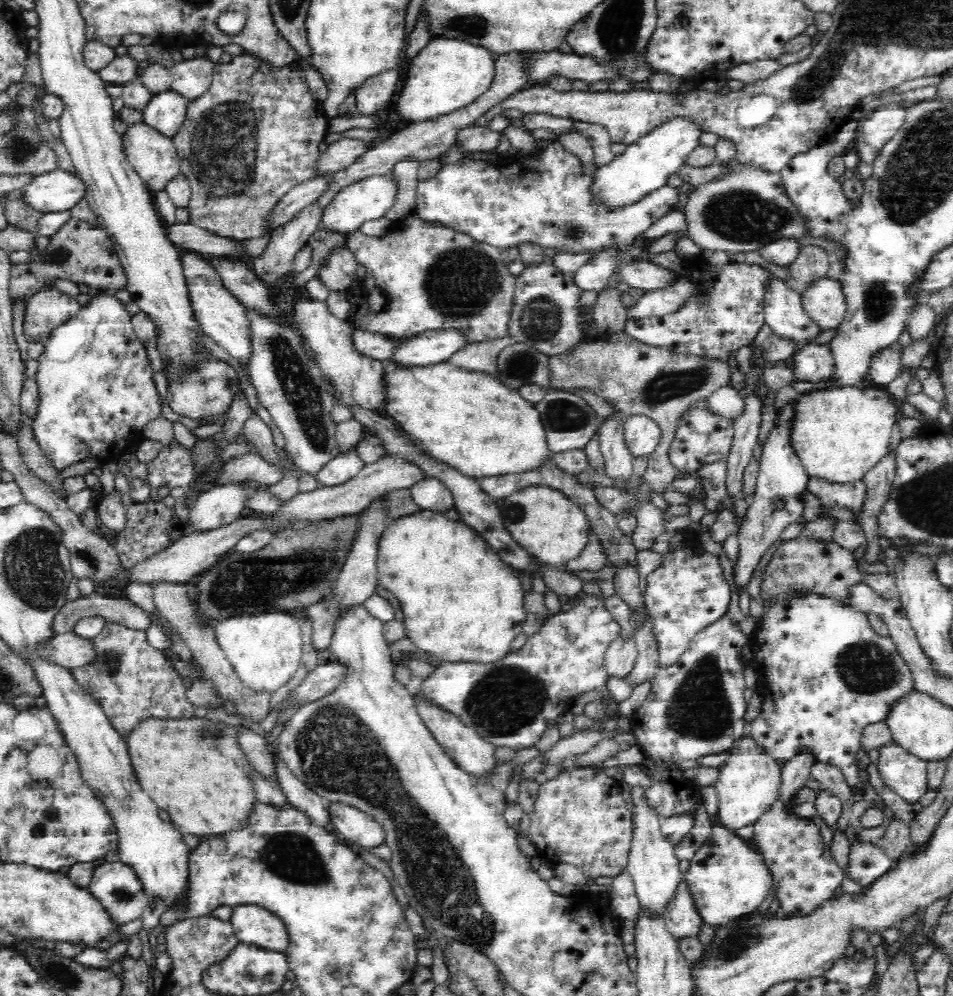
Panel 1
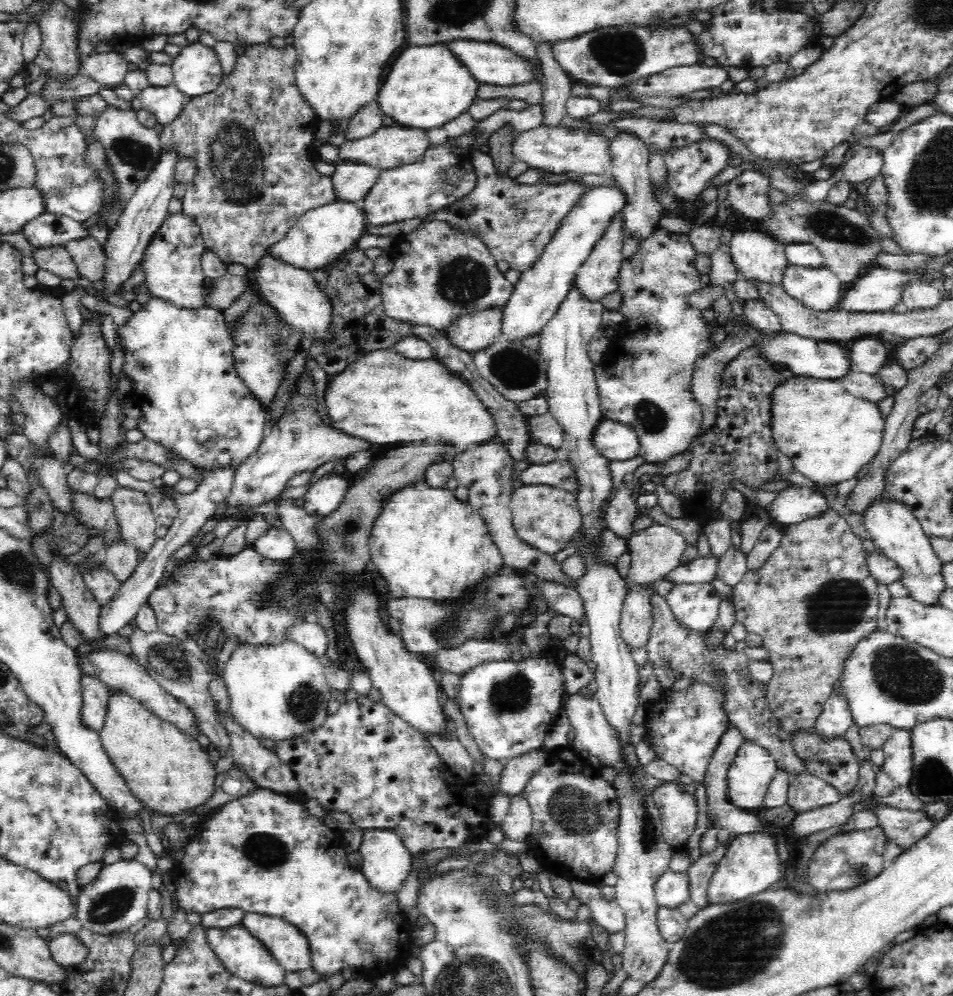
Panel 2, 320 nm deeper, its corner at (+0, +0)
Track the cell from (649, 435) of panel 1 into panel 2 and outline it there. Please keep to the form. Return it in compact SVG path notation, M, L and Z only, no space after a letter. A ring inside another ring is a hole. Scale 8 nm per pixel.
M604 419L594 432L596 449L608 460L634 460L640 454L640 437L622 422Z

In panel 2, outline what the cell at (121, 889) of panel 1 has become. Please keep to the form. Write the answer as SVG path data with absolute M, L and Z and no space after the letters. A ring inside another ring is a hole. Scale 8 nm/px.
M120 859L118 862L103 865L99 875L86 886L78 889L76 917L83 928L96 934L114 934L127 930L146 916L152 871L142 862L133 859Z

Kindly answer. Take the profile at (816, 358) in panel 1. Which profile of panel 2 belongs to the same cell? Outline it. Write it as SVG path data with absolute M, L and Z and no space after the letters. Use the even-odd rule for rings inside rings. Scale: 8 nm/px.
M852 369L844 373L837 381L851 394L858 398L878 403L886 398L886 389L878 376Z

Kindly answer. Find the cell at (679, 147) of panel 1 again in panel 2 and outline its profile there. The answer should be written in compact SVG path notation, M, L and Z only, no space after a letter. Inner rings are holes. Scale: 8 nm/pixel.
M614 180L610 182L612 184L606 186L590 186L581 194L570 212L562 218L530 270L521 274L502 313L501 334L504 338L514 341L539 334L542 327L556 314L560 304L566 300L568 292L575 286L580 266L586 262L596 242L606 234L608 226L622 213L626 204L624 189Z

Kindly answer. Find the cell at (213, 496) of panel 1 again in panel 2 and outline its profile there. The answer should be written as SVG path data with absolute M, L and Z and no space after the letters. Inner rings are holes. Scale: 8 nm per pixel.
M303 372L298 380L298 394L289 398L290 408L277 423L263 435L262 442L252 454L236 468L231 492L225 498L226 506L234 510L246 510L272 501L285 488L291 476L314 469L329 461L341 467L345 458L354 451L368 450L372 444L363 438L356 438L338 429L327 427L316 409L316 389L308 372Z

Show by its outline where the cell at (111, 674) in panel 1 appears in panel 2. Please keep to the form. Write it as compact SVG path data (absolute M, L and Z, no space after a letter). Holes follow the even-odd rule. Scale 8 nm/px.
M84 677L81 683L82 700L82 721L92 730L100 731L104 728L106 716L108 716L108 704L113 694L102 682Z

